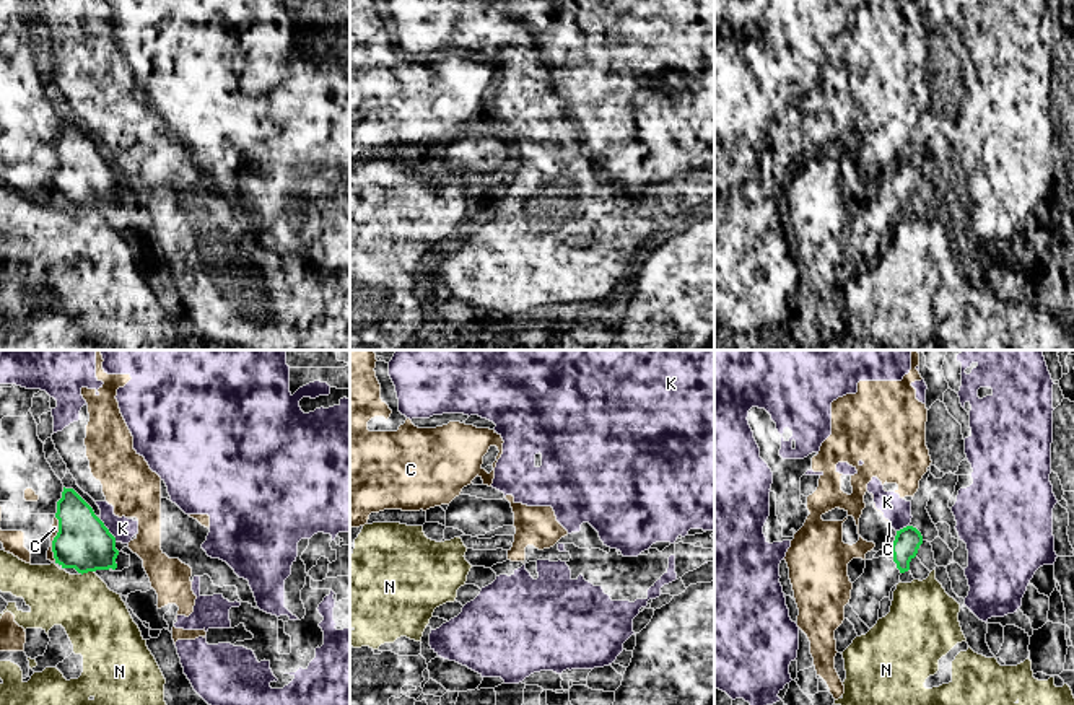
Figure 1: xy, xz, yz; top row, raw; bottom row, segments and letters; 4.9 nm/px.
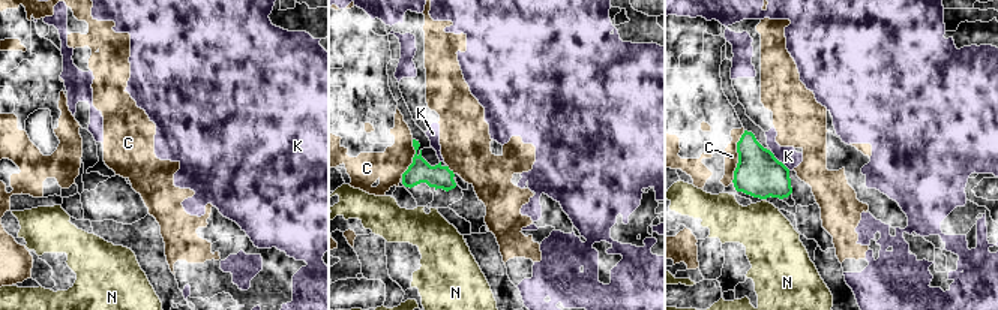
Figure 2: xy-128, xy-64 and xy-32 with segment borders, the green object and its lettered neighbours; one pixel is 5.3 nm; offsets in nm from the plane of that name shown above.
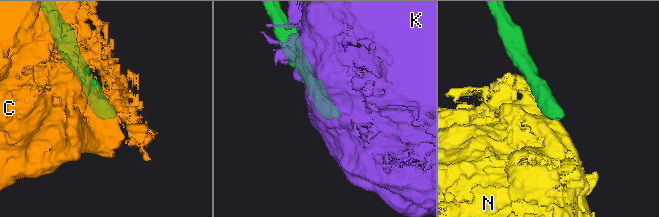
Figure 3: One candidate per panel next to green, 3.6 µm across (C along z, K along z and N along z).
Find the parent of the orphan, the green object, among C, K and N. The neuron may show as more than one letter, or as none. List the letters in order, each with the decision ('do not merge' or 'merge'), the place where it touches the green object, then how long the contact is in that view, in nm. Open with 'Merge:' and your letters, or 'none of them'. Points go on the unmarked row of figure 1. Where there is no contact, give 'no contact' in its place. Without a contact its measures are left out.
Merge: none of them
C: do not merge | xy (54, 175) | 220 nm
K: do not merge | xy (108, 166) | 140 nm
N: do not merge | xy (87, 207) | 70 nm

